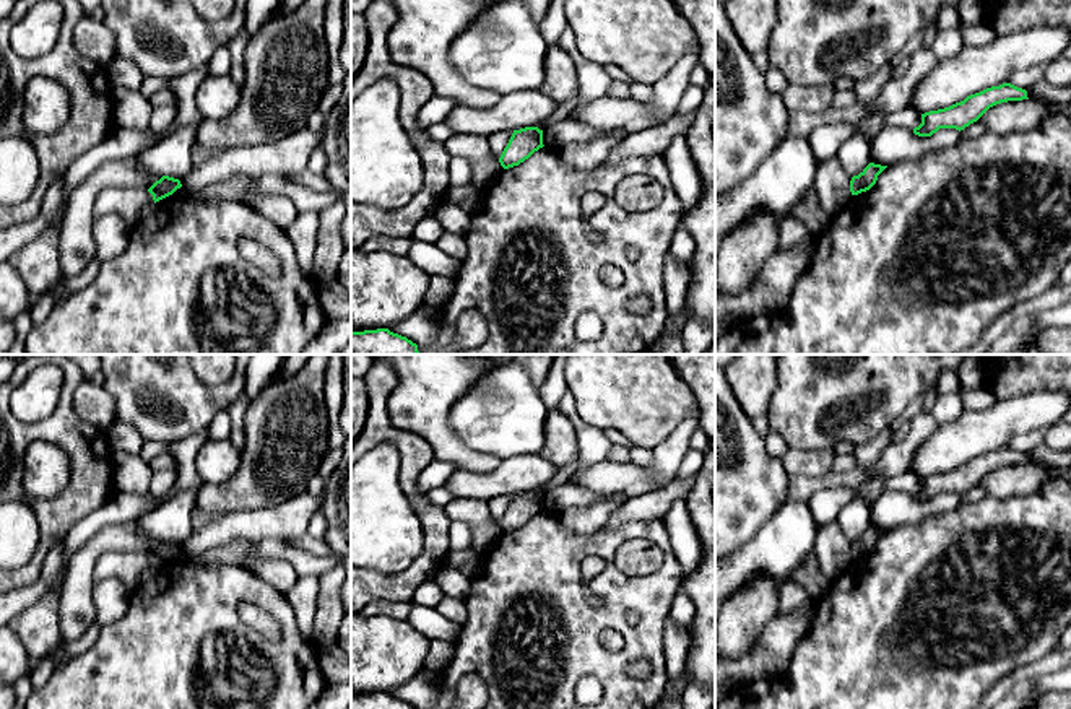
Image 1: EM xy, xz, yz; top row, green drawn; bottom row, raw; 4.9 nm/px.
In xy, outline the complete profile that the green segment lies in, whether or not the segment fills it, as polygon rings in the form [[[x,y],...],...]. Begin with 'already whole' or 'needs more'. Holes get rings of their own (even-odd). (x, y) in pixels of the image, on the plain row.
already whole; [[[163,540],[159,545],[156,545],[148,556],[153,559],[154,568],[172,559],[177,553],[180,553],[182,548],[179,543]]]

